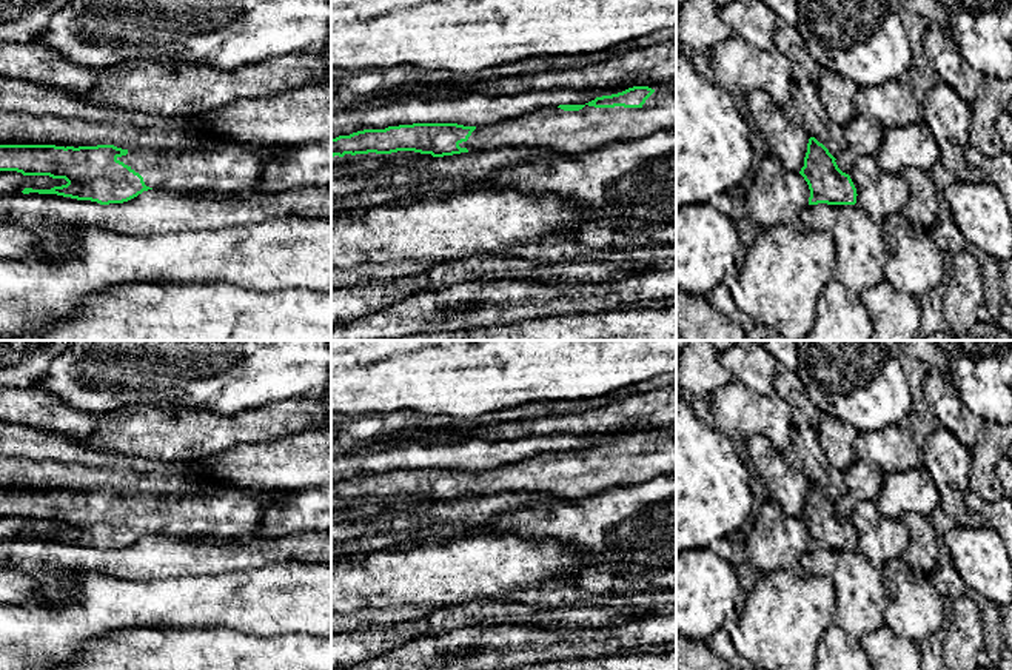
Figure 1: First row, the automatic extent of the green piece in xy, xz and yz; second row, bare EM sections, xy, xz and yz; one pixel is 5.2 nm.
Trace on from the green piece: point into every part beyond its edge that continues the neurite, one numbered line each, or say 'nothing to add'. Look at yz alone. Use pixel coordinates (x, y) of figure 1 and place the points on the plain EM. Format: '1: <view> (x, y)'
nothing to add

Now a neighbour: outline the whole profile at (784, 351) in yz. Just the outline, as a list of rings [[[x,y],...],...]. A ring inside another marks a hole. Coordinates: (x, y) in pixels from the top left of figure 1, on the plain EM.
[[[755,340],[758,342],[769,354],[772,354],[778,365],[786,367],[790,371],[798,368],[798,350],[796,340]]]

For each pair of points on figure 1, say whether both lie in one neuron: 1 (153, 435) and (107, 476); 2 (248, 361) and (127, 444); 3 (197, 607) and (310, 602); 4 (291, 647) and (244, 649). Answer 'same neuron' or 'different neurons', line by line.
1: different neurons
2: different neurons
3: same neuron
4: same neuron

